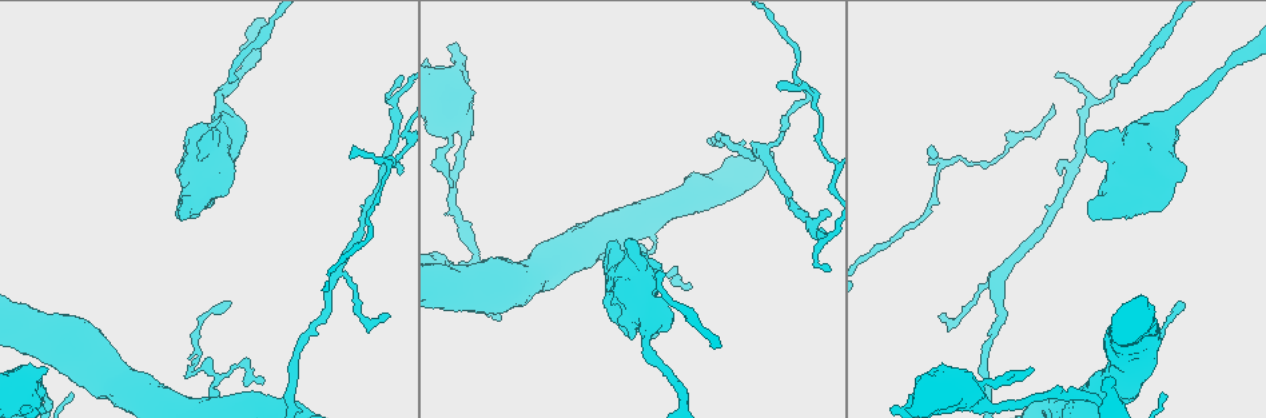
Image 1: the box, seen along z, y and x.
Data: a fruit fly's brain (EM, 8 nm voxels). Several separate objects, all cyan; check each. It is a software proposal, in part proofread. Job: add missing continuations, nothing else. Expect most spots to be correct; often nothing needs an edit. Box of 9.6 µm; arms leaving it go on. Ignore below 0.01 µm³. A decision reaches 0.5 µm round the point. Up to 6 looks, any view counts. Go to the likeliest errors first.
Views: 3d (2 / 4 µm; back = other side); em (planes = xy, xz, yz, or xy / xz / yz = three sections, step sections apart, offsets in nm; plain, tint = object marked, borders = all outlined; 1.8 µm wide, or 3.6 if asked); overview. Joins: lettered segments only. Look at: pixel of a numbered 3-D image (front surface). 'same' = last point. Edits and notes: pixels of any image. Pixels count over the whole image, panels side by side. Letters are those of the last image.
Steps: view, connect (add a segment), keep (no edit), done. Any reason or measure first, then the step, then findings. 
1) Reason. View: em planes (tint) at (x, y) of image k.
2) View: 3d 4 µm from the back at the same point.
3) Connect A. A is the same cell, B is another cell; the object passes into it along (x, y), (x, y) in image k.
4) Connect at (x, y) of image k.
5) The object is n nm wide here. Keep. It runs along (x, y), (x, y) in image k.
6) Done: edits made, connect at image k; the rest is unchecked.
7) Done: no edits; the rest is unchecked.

Branch stops here. View: 3d 2 µm from the back at (260, 382) of image 1.

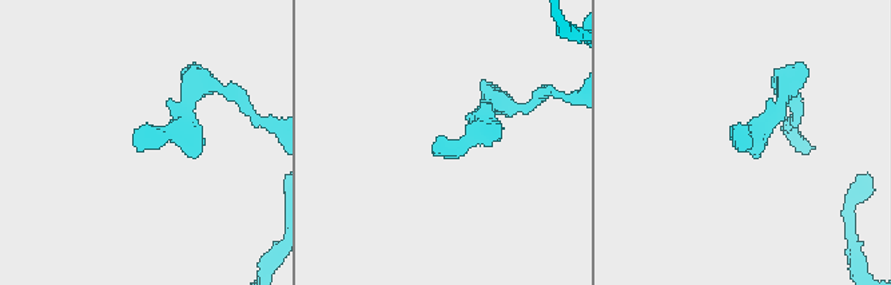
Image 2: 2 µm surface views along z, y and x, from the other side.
View: em planes (borders) at (437, 137) of image 2.

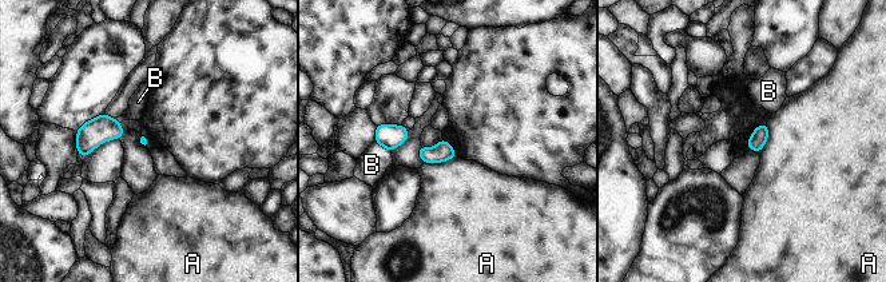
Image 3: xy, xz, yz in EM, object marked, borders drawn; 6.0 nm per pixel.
Keep. A and B are other cells; a border runs along (456, 154), (449, 159), (424, 163) in image 3; none of them fits.

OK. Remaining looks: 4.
Thick end. View: em planes (borders) at (625, 246) of image 1.

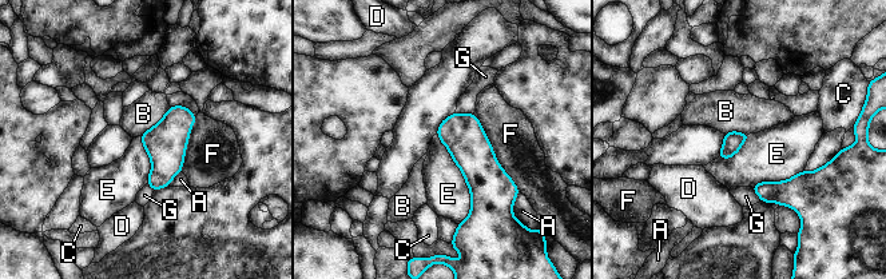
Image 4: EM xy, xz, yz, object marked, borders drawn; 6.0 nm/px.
Keep. A, B, C, D, E, F and G are other cells; a border runs along (436, 134), (469, 191), (459, 224) in image 4; no lettered segment goes on from it.

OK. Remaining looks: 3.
Branch stops here. View: 3d 2 µm from the back at (945, 313) of image 1.

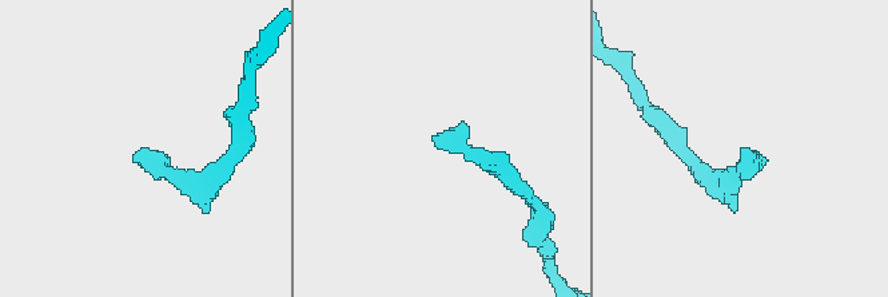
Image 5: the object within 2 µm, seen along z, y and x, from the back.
Now the EM. View: em xy step 16 (borders) at (439, 139) of image 5.

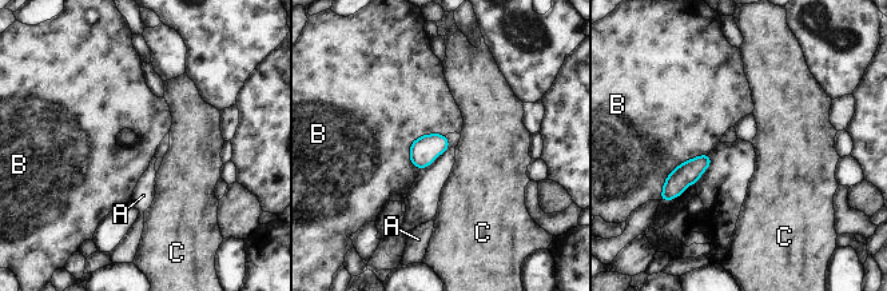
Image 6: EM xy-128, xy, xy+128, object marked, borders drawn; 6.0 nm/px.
Keep. A, B and C are other cells; no lettered segment goes on from it.

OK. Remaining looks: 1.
Done: no edits; the rest is unchecked.

